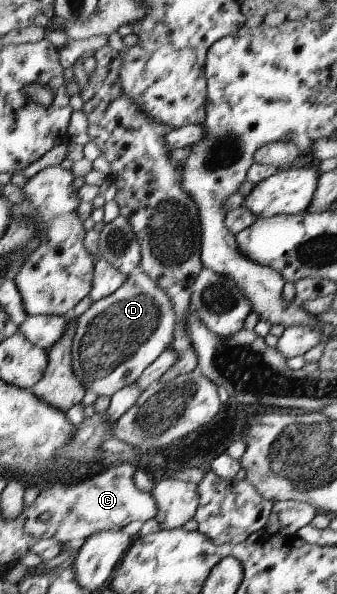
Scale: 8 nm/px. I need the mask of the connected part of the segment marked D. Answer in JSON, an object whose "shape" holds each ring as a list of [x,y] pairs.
{"shape":[[[140,269],[132,271],[110,295],[93,301],[75,319],[71,339],[71,368],[85,391],[93,391],[97,396],[111,396],[124,385],[130,385],[140,372],[168,347],[172,347],[174,312],[165,294],[154,280]]]}

